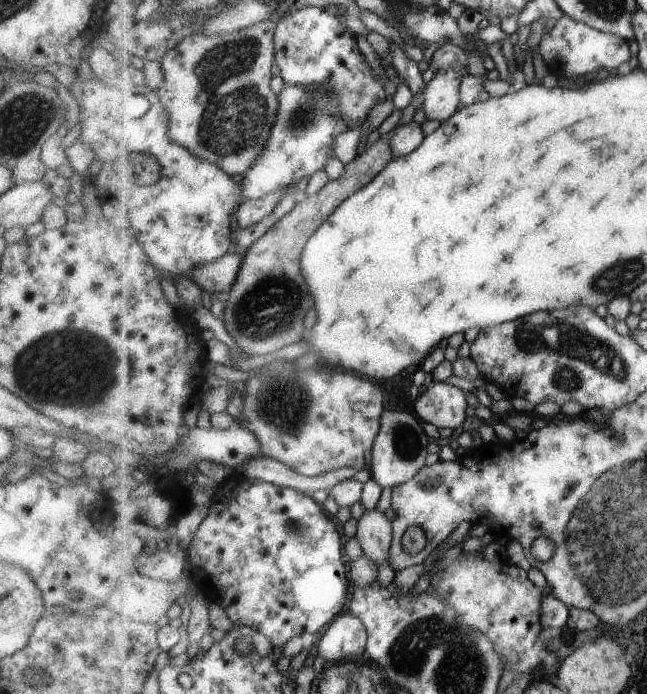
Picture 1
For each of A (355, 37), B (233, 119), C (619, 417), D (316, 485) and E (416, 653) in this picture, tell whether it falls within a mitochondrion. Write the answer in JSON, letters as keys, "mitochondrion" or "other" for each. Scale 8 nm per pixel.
{"A":"other","B":"mitochondrion","C":"other","D":"other","E":"mitochondrion"}

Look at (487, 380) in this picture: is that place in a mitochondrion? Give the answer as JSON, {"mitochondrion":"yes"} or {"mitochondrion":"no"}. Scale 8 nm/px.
{"mitochondrion":"no"}

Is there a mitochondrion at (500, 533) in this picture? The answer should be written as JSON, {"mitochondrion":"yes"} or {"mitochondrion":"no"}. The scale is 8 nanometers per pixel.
{"mitochondrion":"no"}

